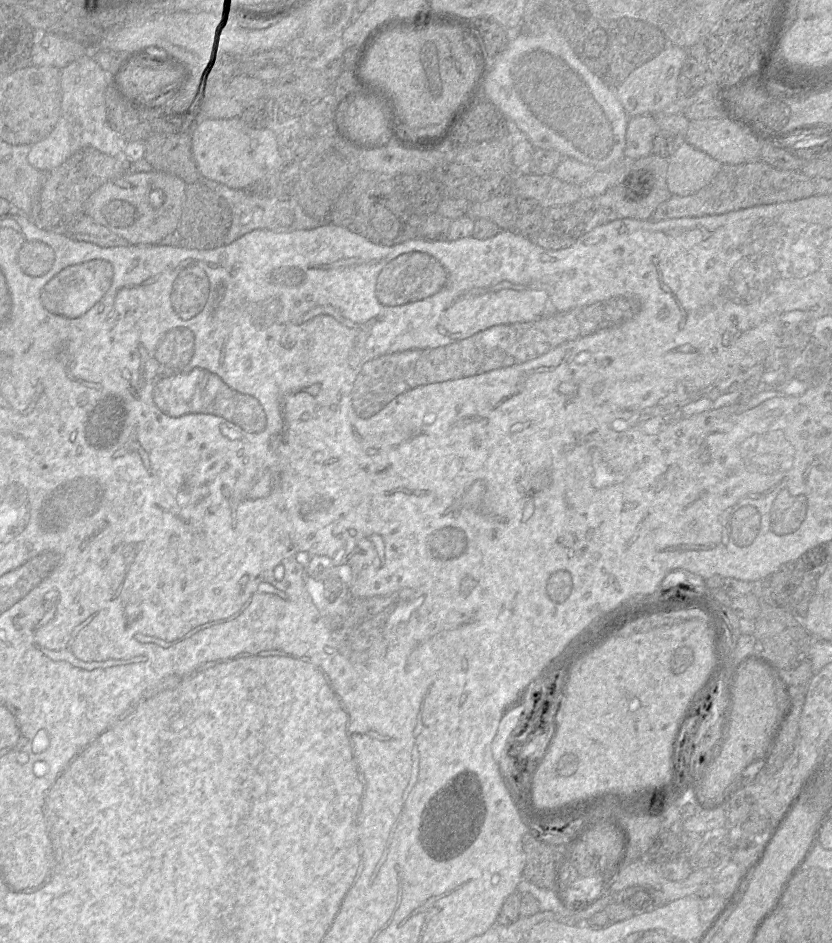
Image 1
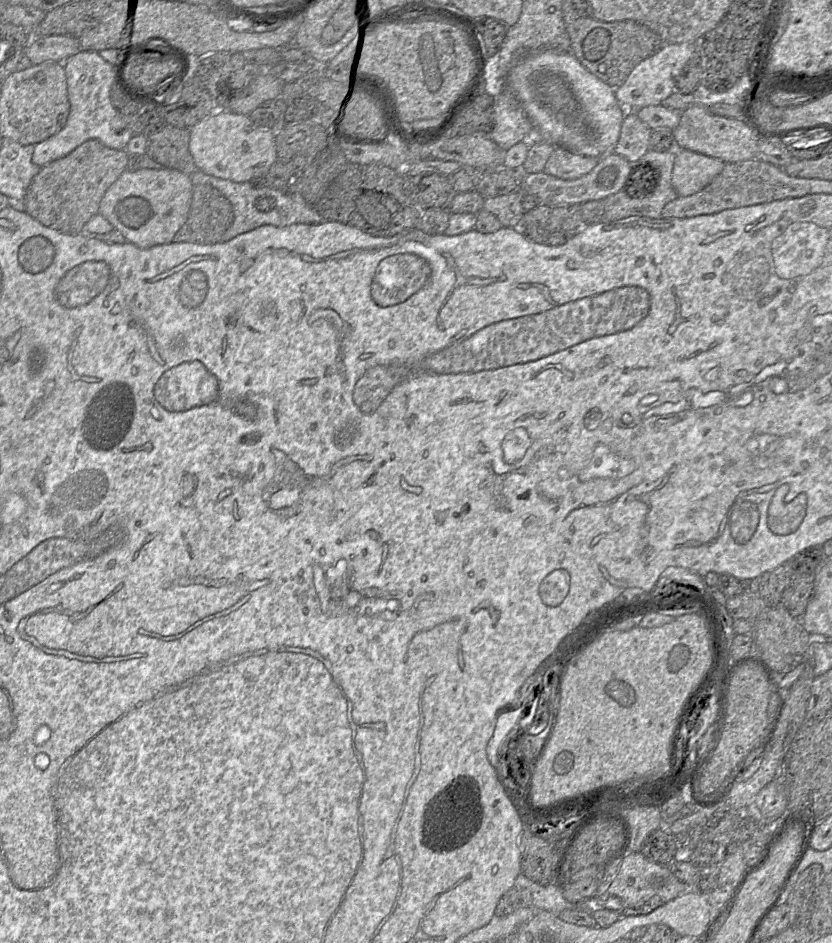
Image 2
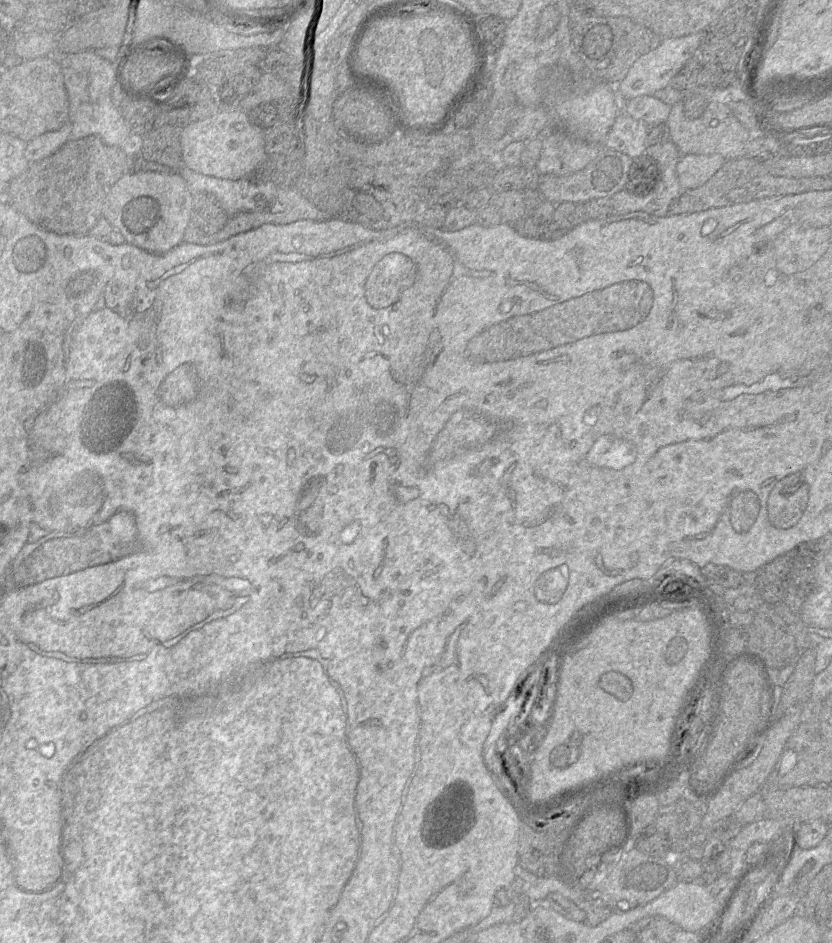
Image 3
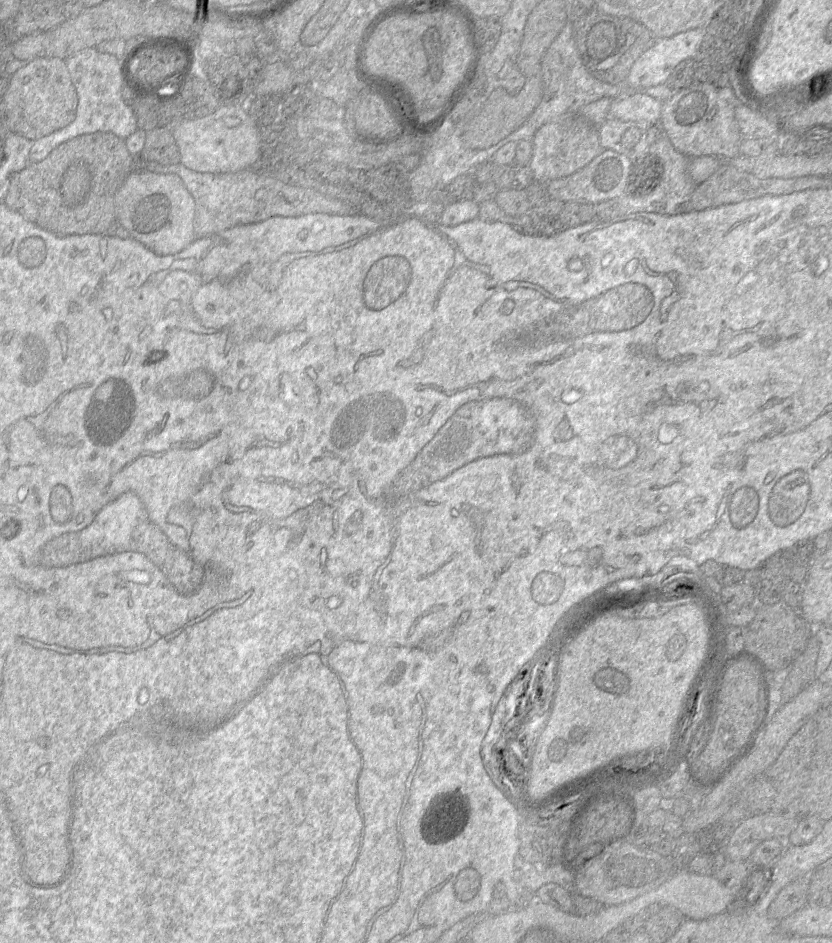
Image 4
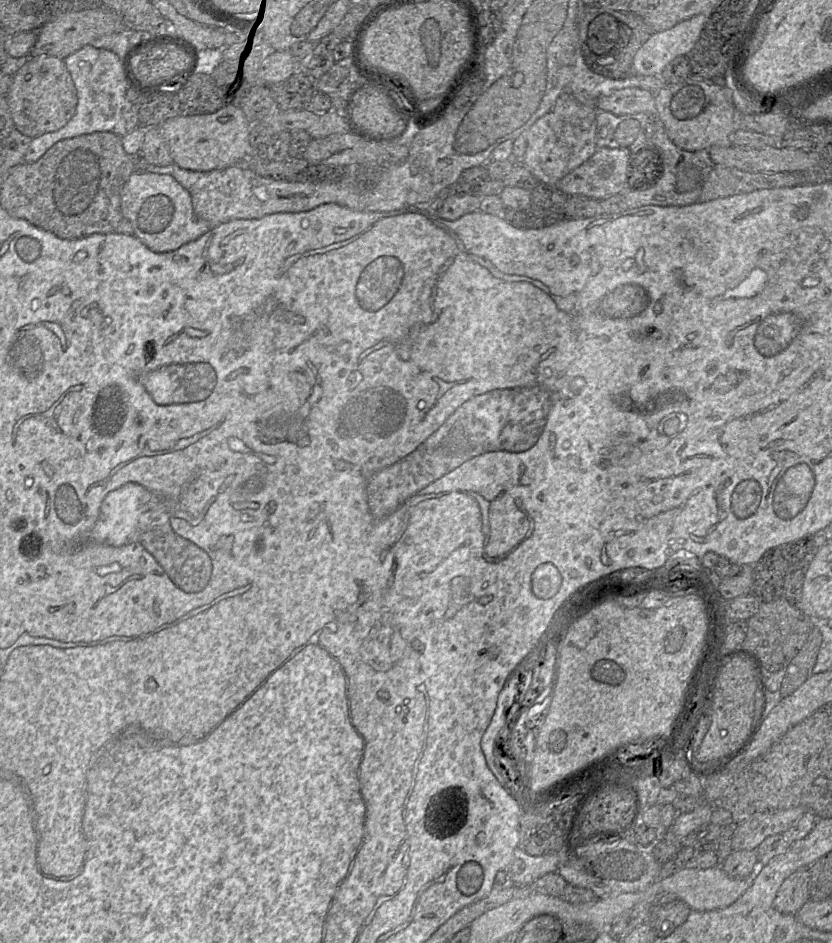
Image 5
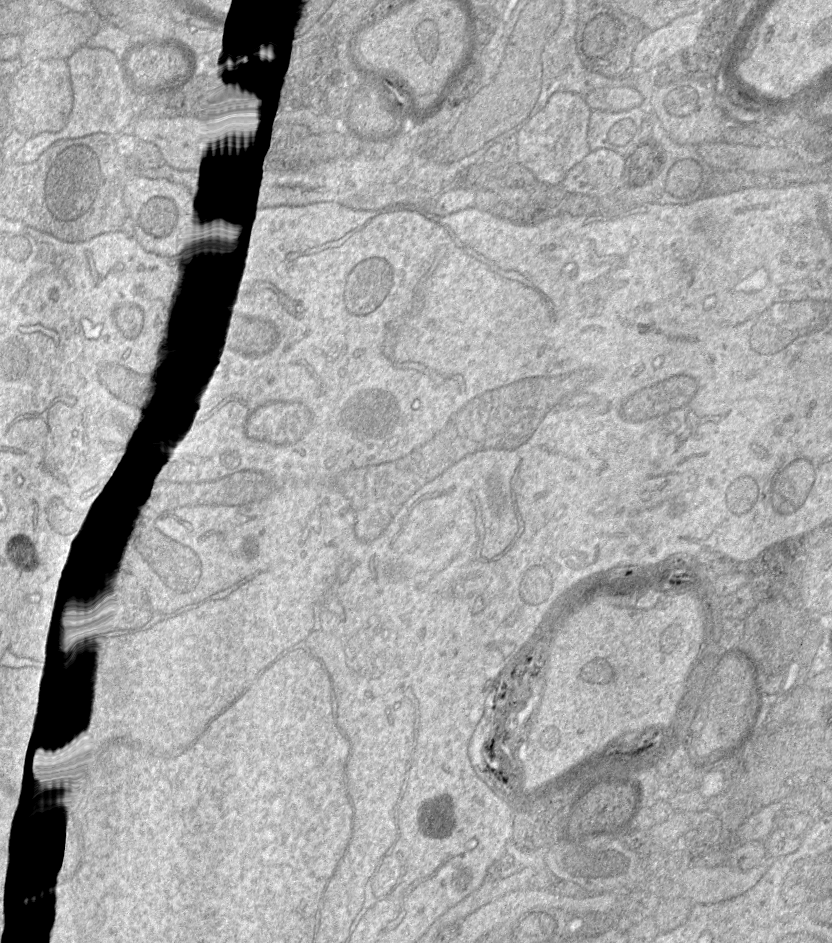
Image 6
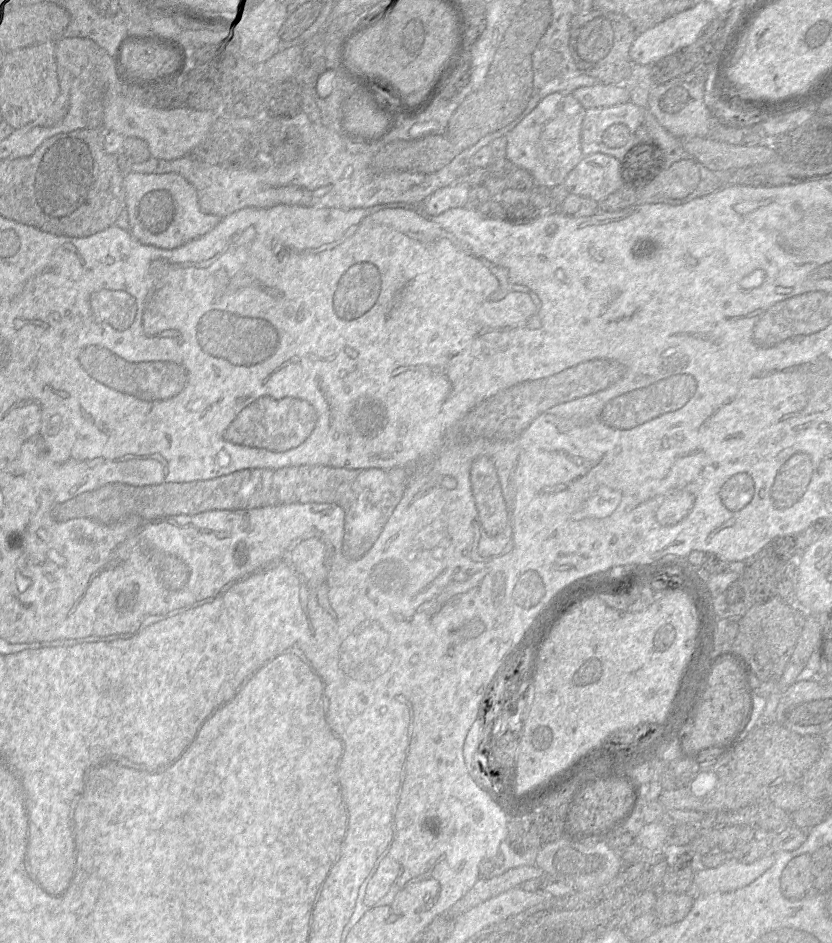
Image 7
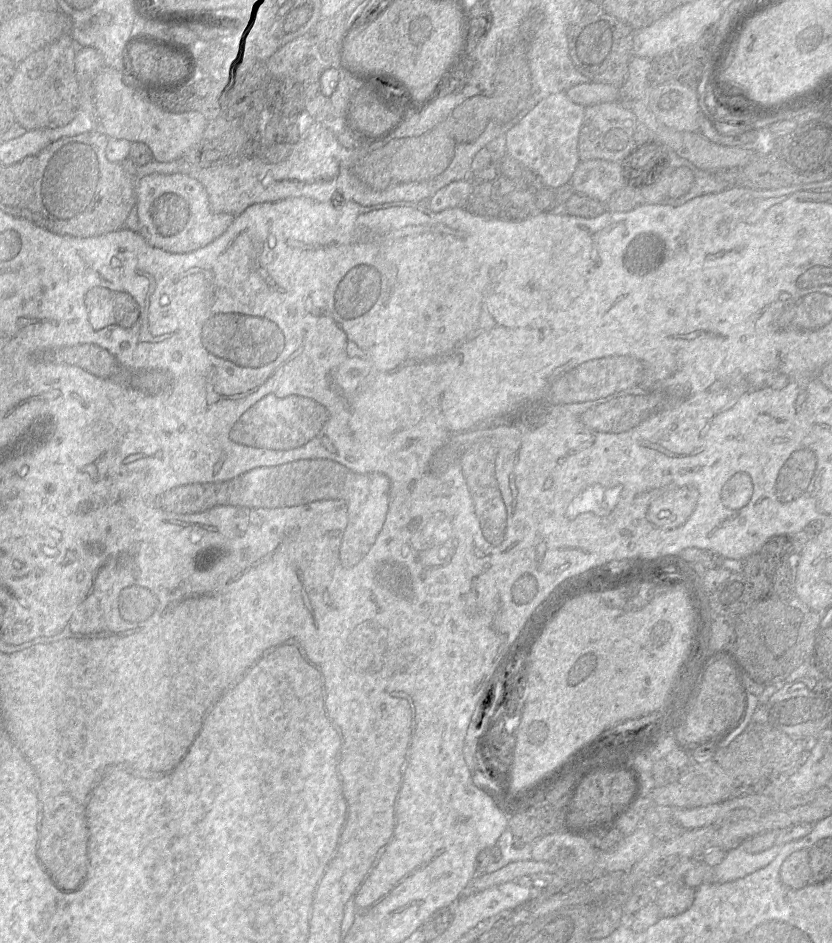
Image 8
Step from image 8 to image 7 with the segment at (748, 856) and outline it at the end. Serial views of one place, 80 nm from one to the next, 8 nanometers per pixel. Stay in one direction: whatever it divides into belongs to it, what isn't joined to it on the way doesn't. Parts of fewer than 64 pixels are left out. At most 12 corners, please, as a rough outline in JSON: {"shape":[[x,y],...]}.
{"shape":[[773,853],[752,863],[729,856],[715,868],[694,872],[697,894],[747,886],[775,861]]}

